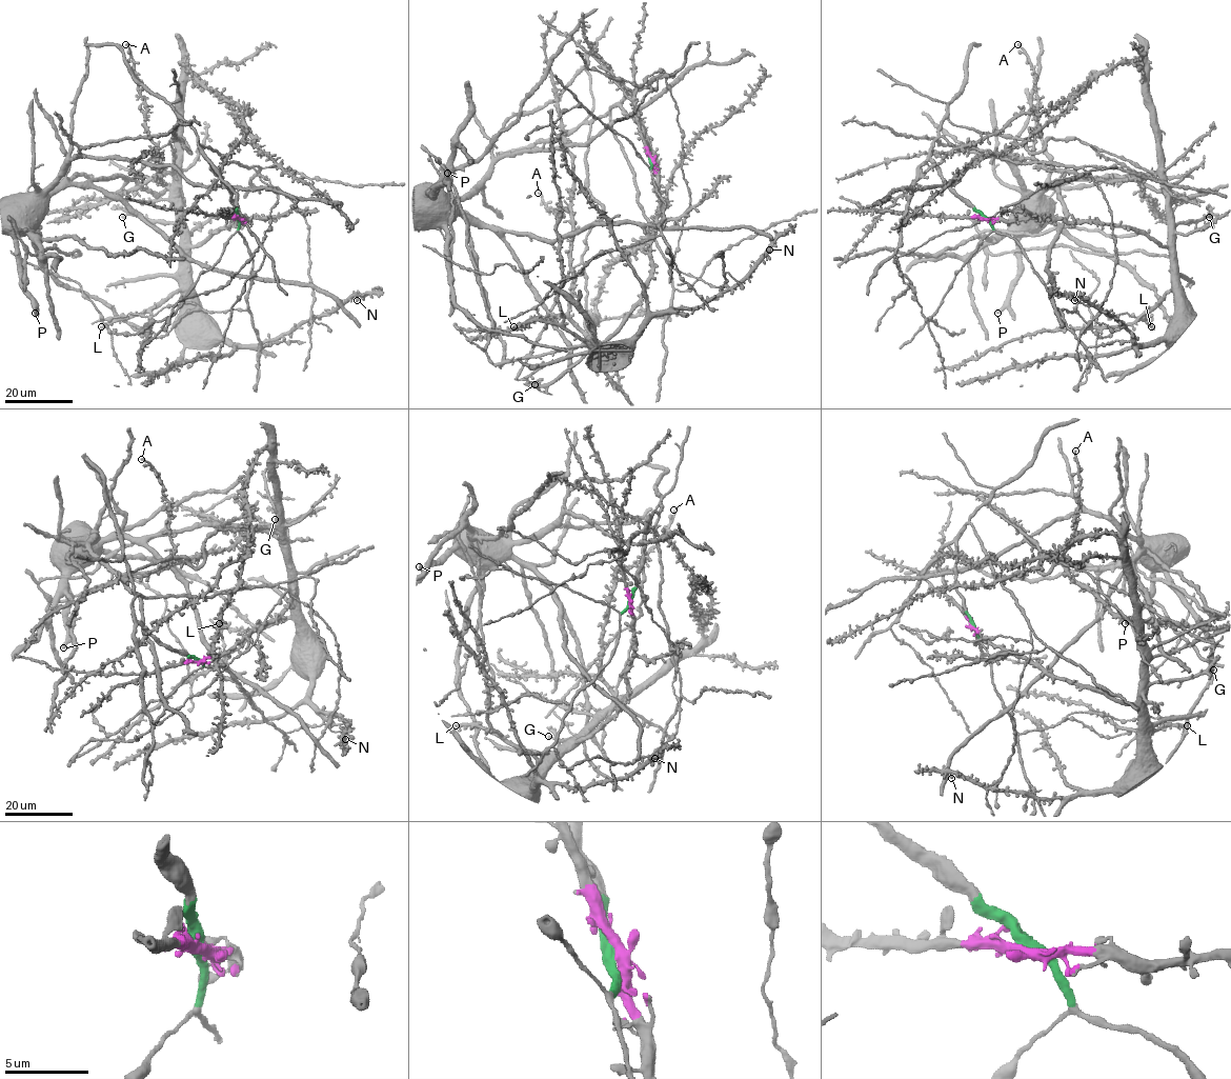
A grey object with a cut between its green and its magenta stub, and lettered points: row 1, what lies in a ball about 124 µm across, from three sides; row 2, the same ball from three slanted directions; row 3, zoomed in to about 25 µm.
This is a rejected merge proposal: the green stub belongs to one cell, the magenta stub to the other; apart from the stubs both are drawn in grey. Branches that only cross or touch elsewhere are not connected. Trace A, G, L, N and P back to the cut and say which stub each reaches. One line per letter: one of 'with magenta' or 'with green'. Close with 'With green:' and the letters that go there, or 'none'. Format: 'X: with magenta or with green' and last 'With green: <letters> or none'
A: with magenta
G: with magenta
L: with magenta
N: with magenta
P: with green
With green: P

